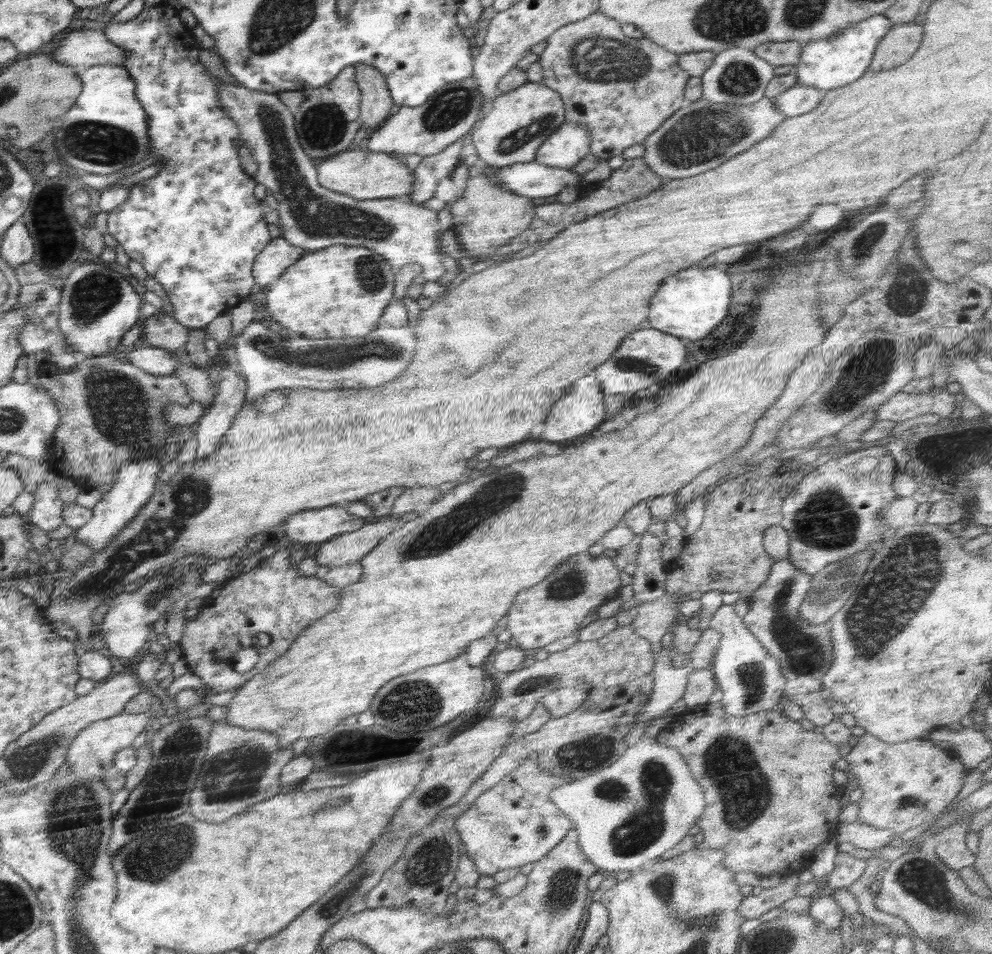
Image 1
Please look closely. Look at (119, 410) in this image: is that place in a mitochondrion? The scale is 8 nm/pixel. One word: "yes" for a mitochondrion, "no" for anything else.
yes

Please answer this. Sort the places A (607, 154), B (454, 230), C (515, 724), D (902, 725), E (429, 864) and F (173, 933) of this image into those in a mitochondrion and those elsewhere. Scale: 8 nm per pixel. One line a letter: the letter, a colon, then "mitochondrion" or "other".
A: other
B: other
C: other
D: other
E: mitochondrion
F: other

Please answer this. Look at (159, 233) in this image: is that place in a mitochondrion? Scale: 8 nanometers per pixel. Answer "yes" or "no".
no

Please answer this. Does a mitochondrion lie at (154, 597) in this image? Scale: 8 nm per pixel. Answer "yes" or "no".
yes

